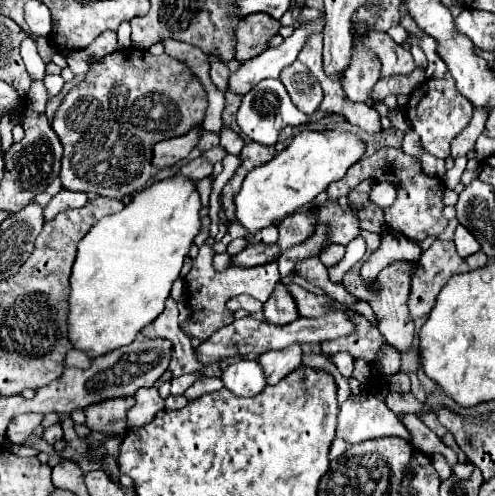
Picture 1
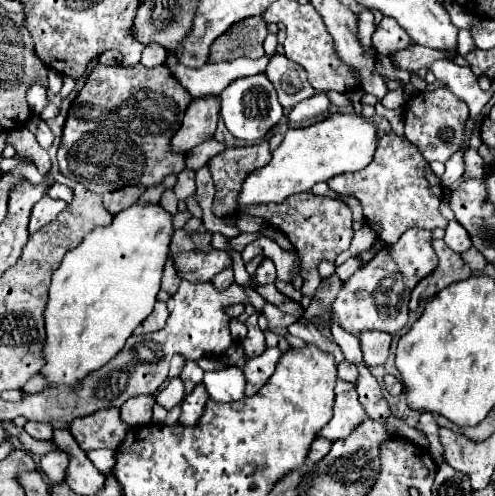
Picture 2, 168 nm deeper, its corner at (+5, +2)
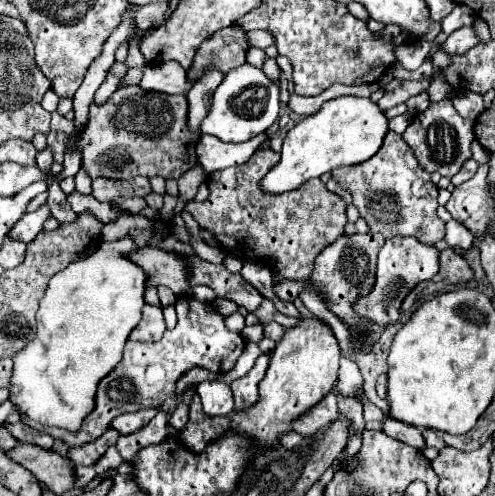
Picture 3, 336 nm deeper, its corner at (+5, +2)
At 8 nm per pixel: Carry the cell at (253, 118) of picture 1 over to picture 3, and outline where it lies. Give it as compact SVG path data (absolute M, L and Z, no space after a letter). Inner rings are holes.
M249 63L231 69L213 95L213 105L209 115L201 123L201 131L219 137L221 141L241 143L259 135L259 131L269 129L277 119L279 109L279 89L271 83L265 73ZM245 69L245 71L243 71Z

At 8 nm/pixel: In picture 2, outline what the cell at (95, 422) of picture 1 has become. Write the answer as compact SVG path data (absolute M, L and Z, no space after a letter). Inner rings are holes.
M101 409L91 417L83 417L69 425L71 435L83 451L117 449L125 439L127 425L119 417L119 409Z

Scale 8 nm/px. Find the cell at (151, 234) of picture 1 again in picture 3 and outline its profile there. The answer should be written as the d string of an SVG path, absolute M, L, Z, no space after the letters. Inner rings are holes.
M133 237L105 241L89 257L69 263L63 271L51 277L37 311L37 335L25 349L13 355L13 377L9 391L21 413L27 413L27 417L45 425L77 431L85 413L93 409L97 383L121 361L129 333L141 321L147 273L129 259L129 253L135 249L137 245Z

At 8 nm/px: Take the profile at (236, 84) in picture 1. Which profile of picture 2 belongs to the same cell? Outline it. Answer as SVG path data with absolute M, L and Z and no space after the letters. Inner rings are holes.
M235 59L235 61L223 61L223 63L211 63L203 65L201 69L189 69L185 65L167 65L169 73L189 91L193 97L203 95L221 95L221 91L239 77L249 77L255 73L263 73L269 59Z

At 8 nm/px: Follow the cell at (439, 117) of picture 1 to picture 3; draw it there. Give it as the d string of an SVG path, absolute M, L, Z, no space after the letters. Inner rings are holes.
M443 99L437 103L429 103L423 113L413 117L411 125L403 133L403 139L415 151L415 157L425 171L437 171L441 175L453 177L471 157L471 141L475 139L473 121L465 121L463 117L459 117L459 113L453 109L451 99Z

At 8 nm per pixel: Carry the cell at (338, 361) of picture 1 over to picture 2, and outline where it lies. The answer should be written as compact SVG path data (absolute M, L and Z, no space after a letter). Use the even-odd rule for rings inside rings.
M341 361L339 363L339 379L341 381L347 381L347 383L353 383L353 385L357 385L357 367L353 365L353 363L349 363L349 361Z

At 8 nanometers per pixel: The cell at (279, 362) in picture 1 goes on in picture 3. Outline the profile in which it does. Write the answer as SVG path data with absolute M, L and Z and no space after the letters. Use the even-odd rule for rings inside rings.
M263 353L263 355L255 361L253 369L251 369L247 375L243 375L243 377L239 377L239 379L235 379L235 381L231 383L231 389L233 389L233 395L235 395L235 409L237 409L237 411L239 411L239 409L247 409L249 405L253 405L253 403L257 401L257 397L259 397L257 385L259 385L259 381L261 381L263 375L265 375L267 365L269 365L269 355Z

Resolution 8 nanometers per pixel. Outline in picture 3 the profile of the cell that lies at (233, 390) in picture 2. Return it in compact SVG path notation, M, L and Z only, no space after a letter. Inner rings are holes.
M203 381L197 385L203 411L207 415L229 415L233 411L233 391L223 381Z

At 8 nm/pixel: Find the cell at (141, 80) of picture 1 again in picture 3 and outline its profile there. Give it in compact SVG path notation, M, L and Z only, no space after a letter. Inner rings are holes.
M139 85L119 87L103 105L91 103L89 119L77 133L75 147L81 155L81 167L91 179L133 179L137 175L179 179L197 163L197 133L187 129L185 95L167 95L141 89Z

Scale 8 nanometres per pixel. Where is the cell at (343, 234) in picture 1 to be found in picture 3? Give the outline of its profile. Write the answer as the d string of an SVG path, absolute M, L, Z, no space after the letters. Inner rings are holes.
M257 149L243 165L227 167L207 175L211 195L207 201L187 201L189 211L199 227L213 231L219 245L235 257L271 261L275 263L281 279L307 283L313 273L315 257L341 237L347 225L345 201L329 193L321 179L307 181L295 191L283 195L267 195L259 189L259 181L279 161L279 153L273 149Z

